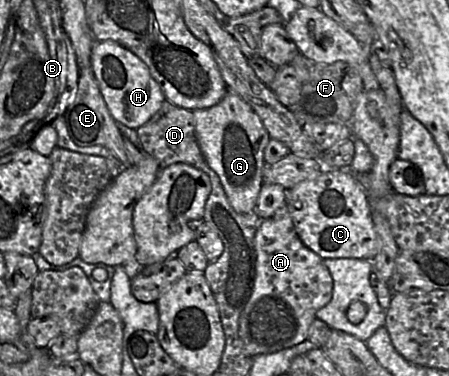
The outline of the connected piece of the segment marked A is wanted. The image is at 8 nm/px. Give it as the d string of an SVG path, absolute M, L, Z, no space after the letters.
M287 207L262 222L255 234L256 278L250 300L239 320L239 337L247 355L255 358L294 347L307 341L316 312L327 305L333 295L333 279L324 260L307 248L296 233Z

